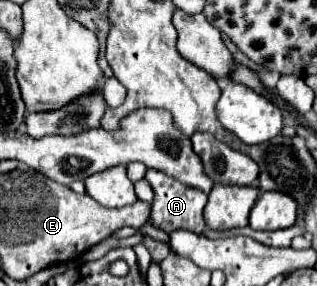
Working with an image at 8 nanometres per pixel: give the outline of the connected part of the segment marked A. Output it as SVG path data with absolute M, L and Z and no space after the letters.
M147 169L147 175L145 179L151 183L153 191L155 191L155 199L153 199L153 209L151 209L151 225L165 231L165 233L171 233L171 231L179 231L179 229L187 229L187 231L193 231L197 235L205 233L205 221L203 221L203 203L207 203L207 195L199 189L193 189L193 187L187 187L175 179L171 179L169 175L157 171L157 169Z

